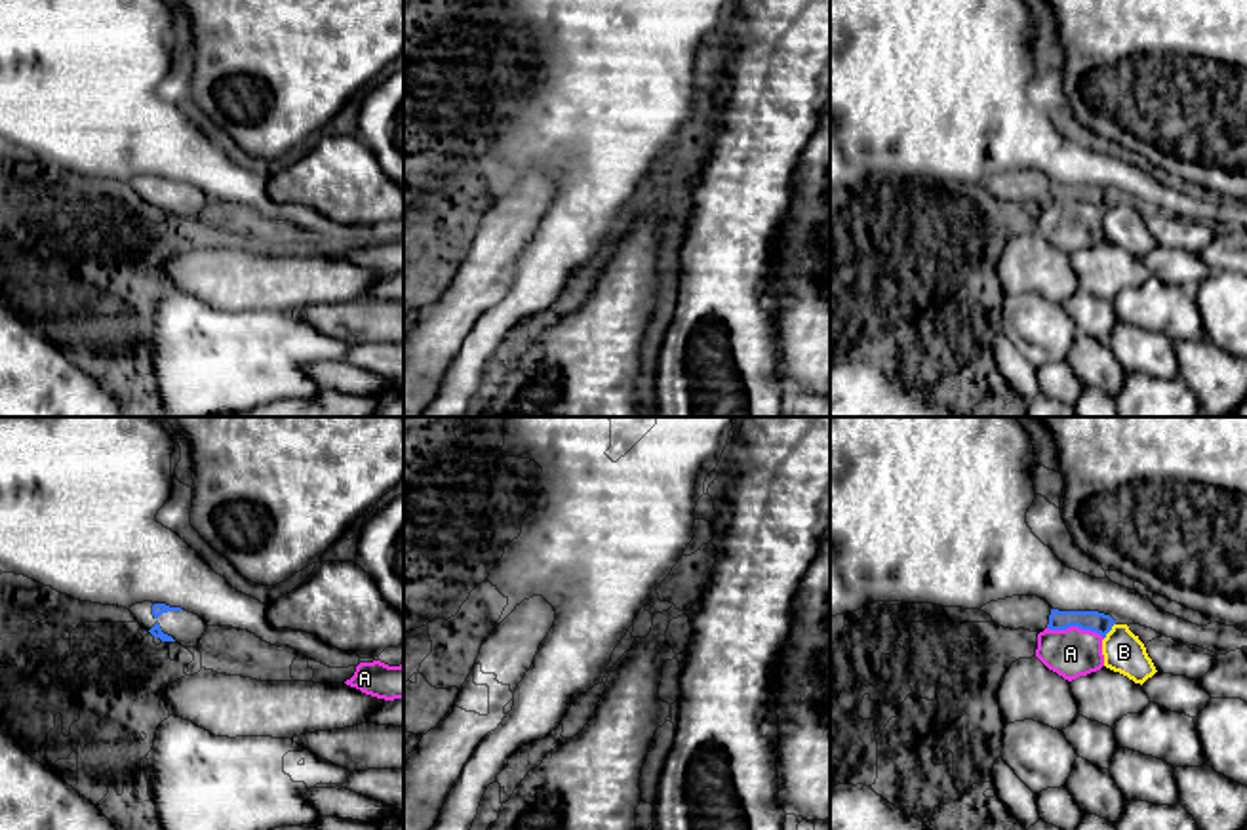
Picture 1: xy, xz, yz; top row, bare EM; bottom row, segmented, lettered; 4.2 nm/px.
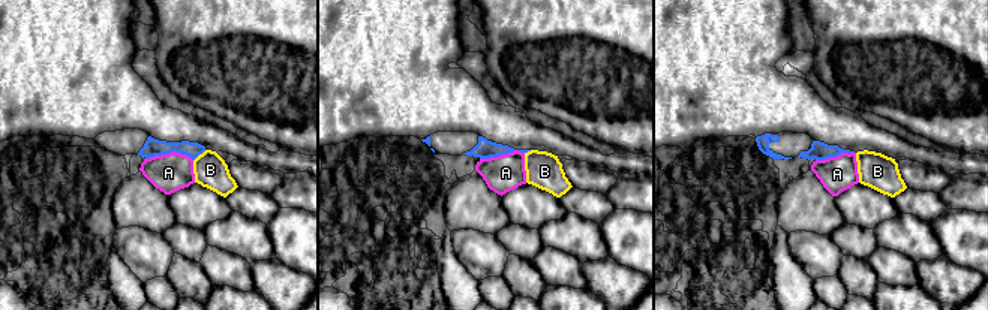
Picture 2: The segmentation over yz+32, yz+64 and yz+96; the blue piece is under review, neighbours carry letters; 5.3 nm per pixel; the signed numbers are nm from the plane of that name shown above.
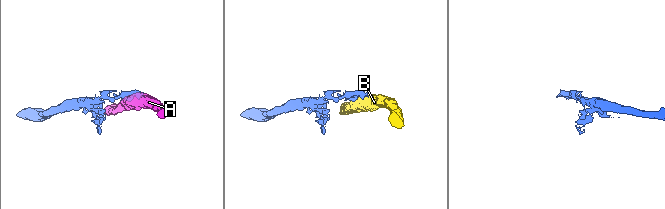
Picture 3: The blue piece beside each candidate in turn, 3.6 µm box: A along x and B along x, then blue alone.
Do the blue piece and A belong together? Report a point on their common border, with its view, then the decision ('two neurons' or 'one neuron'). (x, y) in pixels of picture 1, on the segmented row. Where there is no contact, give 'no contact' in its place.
meets blue in yz at (1076, 625); two neurons

